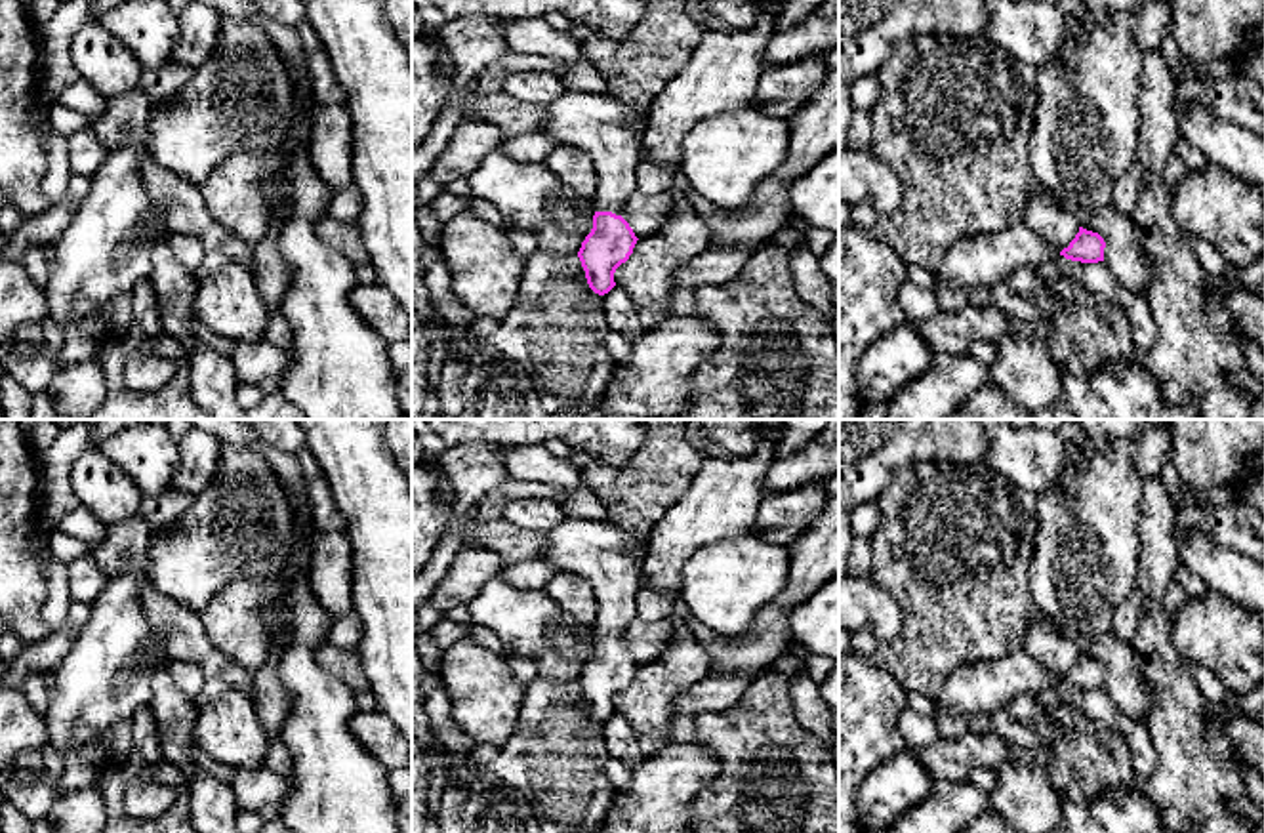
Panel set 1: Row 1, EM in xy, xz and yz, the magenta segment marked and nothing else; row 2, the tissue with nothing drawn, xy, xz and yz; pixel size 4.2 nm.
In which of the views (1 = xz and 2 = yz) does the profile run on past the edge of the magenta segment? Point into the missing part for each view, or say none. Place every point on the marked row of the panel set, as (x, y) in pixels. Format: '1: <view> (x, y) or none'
1: xz (609, 132)
2: none

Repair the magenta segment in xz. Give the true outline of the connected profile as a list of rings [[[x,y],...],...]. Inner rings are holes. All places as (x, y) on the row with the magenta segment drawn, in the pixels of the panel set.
[[[564,90],[543,107],[543,116],[543,132],[559,145],[585,151],[599,173],[593,229],[578,257],[589,288],[604,295],[616,286],[614,273],[629,259],[639,240],[620,213],[637,191],[646,111],[622,105],[608,93]]]

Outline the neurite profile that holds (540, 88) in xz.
[[[545,71],[513,72],[503,78],[503,91],[522,103],[545,107],[564,93],[562,80]]]

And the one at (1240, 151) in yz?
[[[1203,105],[1174,112],[1180,137],[1199,149],[1209,164],[1256,187],[1264,196],[1264,137],[1214,116]]]

